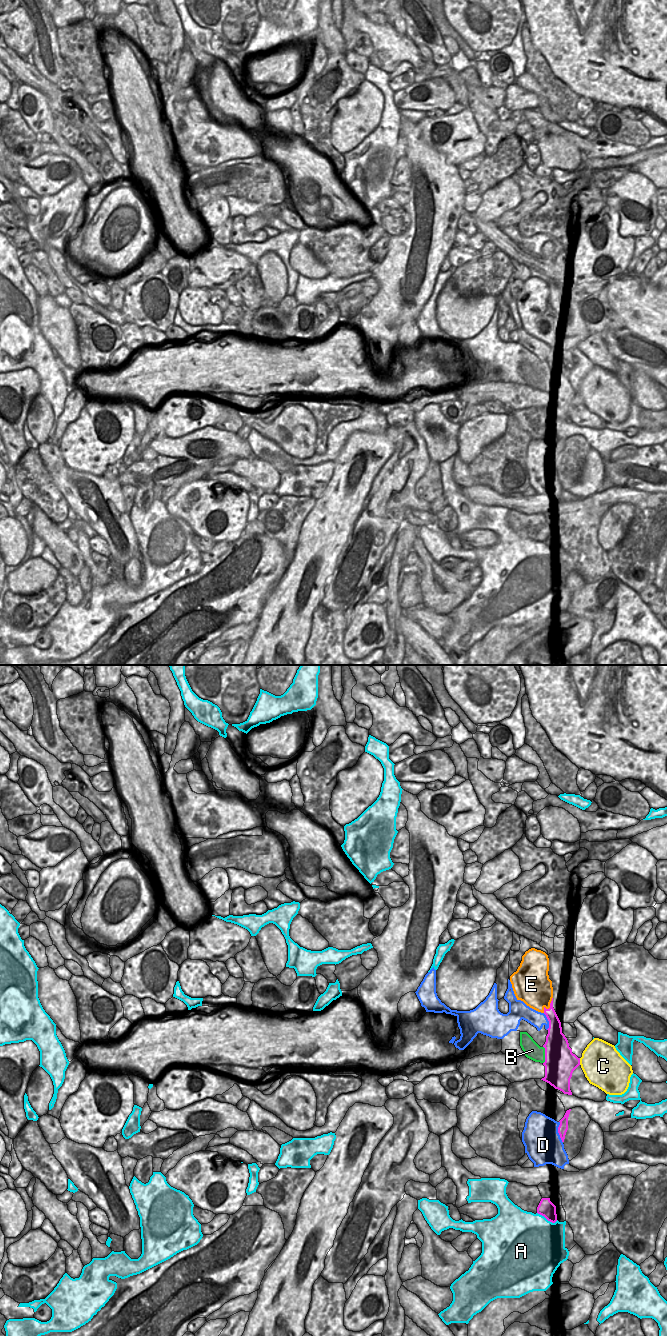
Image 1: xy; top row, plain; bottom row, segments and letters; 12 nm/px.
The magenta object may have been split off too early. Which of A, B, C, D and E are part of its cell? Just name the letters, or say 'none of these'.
none of these

